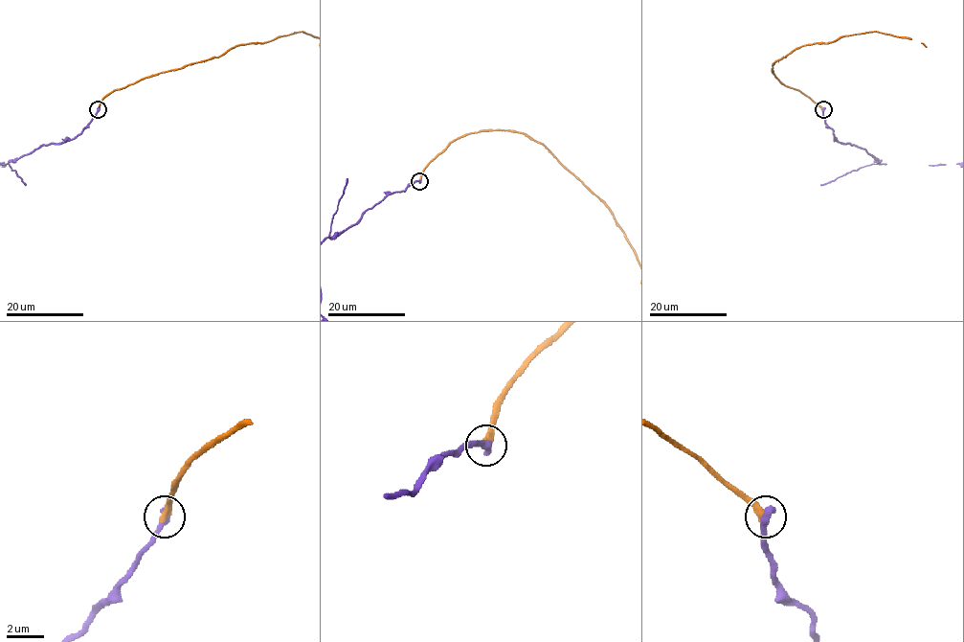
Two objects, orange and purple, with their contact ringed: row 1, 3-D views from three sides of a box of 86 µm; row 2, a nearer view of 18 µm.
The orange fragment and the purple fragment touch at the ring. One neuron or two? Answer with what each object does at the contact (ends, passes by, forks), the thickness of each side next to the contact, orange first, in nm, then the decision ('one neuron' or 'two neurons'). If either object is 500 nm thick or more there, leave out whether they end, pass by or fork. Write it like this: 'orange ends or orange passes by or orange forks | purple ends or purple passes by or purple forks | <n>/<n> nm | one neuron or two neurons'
orange ends | purple ends | 400/480 nm | one neuron

